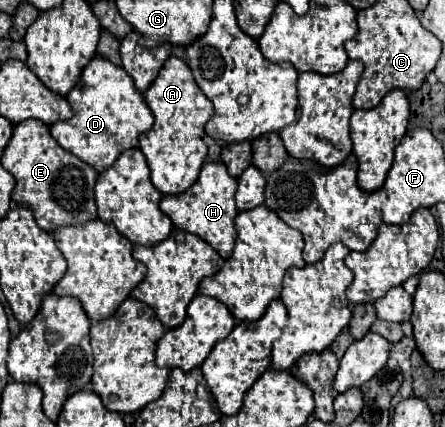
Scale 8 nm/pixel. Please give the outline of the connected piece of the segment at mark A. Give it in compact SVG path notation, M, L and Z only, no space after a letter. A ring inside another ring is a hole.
M171 56L161 68L155 82L145 92L145 102L153 110L155 124L149 132L141 136L139 150L145 154L153 186L161 194L177 196L195 184L199 170L207 156L205 144L205 124L215 114L211 100L195 84L191 68L181 60Z

